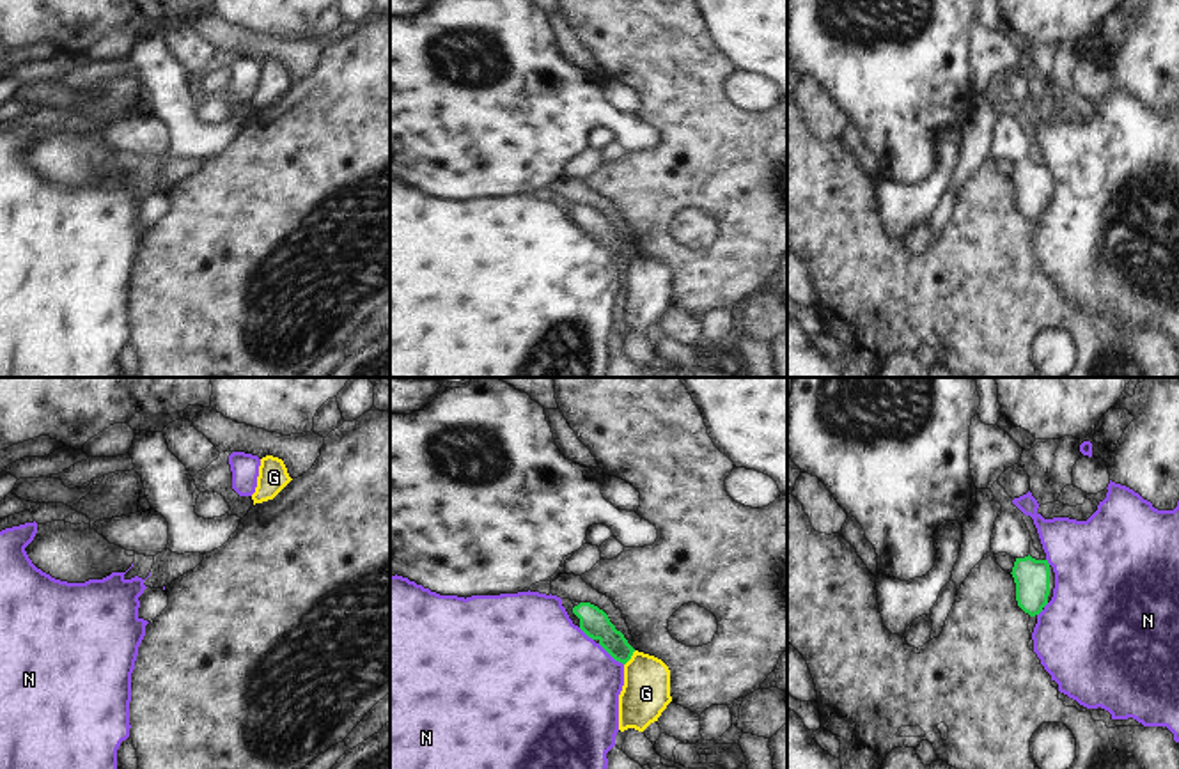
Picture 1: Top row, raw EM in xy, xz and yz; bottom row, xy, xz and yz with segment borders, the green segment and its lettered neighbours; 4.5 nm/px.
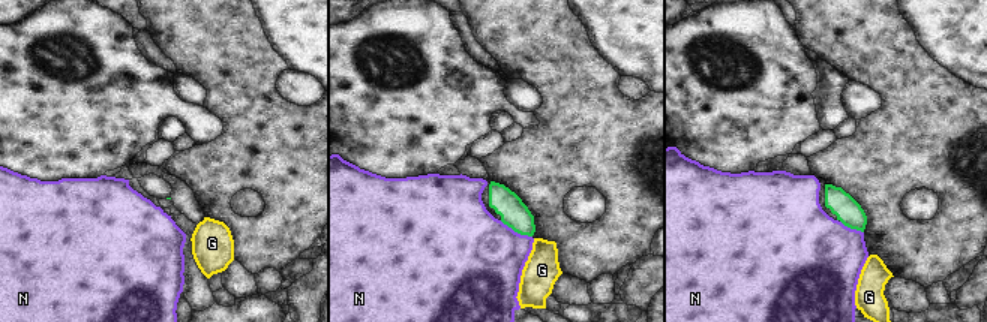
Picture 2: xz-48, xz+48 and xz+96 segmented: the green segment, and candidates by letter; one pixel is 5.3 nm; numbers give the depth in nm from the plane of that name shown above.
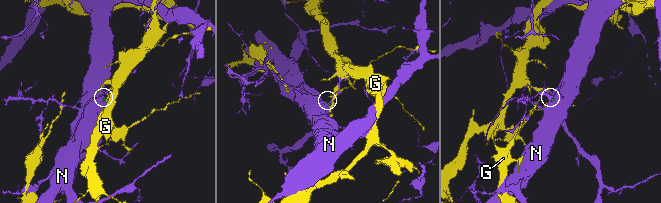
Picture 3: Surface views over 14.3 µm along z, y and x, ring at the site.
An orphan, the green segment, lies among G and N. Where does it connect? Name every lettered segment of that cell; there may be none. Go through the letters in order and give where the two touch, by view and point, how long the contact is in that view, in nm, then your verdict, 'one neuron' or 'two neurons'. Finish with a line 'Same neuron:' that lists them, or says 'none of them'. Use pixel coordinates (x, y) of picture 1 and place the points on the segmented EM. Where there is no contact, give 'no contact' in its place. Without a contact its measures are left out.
G: xz (630, 658) | 90 nm | two neurons
N: xz (610, 654) | 160 nm | two neurons
Same neuron: none of them

